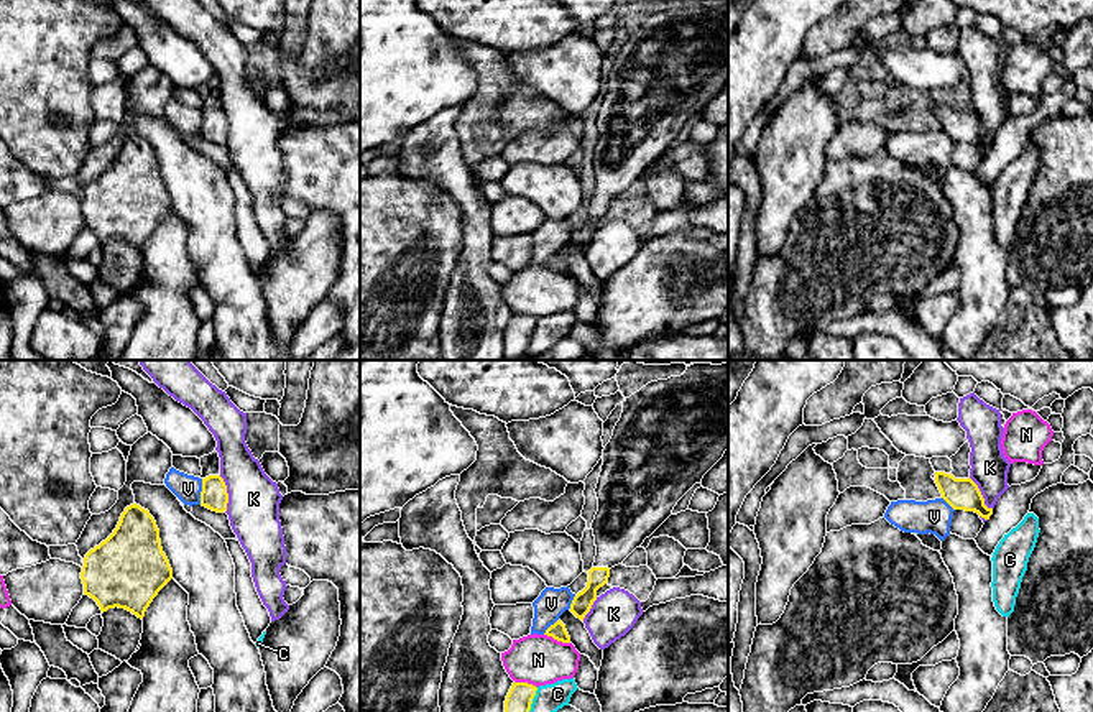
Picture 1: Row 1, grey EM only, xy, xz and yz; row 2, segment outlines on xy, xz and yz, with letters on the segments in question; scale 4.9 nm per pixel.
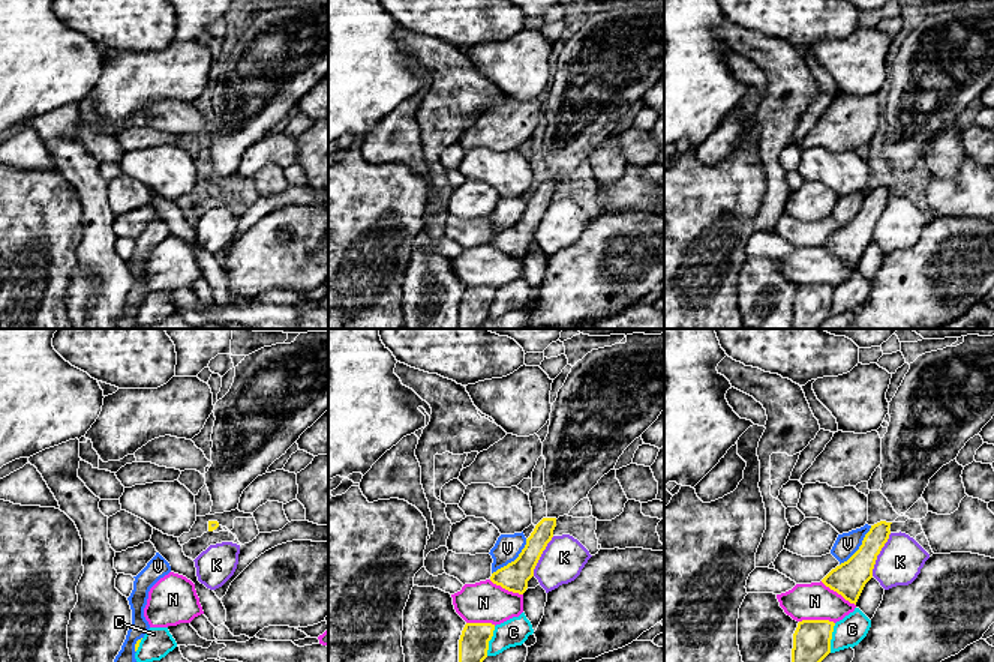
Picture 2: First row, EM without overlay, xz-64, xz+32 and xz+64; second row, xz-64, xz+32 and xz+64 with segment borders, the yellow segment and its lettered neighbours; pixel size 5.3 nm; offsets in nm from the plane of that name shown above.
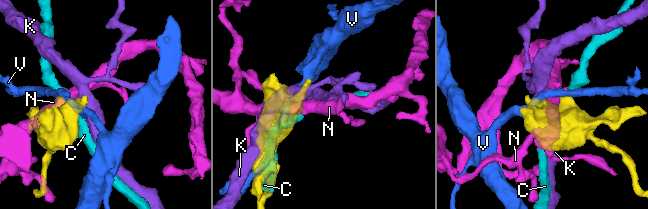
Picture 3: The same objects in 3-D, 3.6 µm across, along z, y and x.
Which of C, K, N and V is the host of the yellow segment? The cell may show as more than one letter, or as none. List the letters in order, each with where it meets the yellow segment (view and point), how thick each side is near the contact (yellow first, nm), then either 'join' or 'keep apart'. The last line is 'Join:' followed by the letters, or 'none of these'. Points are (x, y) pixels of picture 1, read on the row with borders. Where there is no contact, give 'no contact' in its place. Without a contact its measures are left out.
C: contact xz (533, 698); calibres 130 and 140 nm; keep apart
K: contact xy (227, 494); calibres 130 and 260 nm; keep apart
N: contact xz (558, 640); calibres 80 and 240 nm; keep apart
V: contact xy (201, 492); calibres 130 and 130 nm; keep apart
Join: none of these

